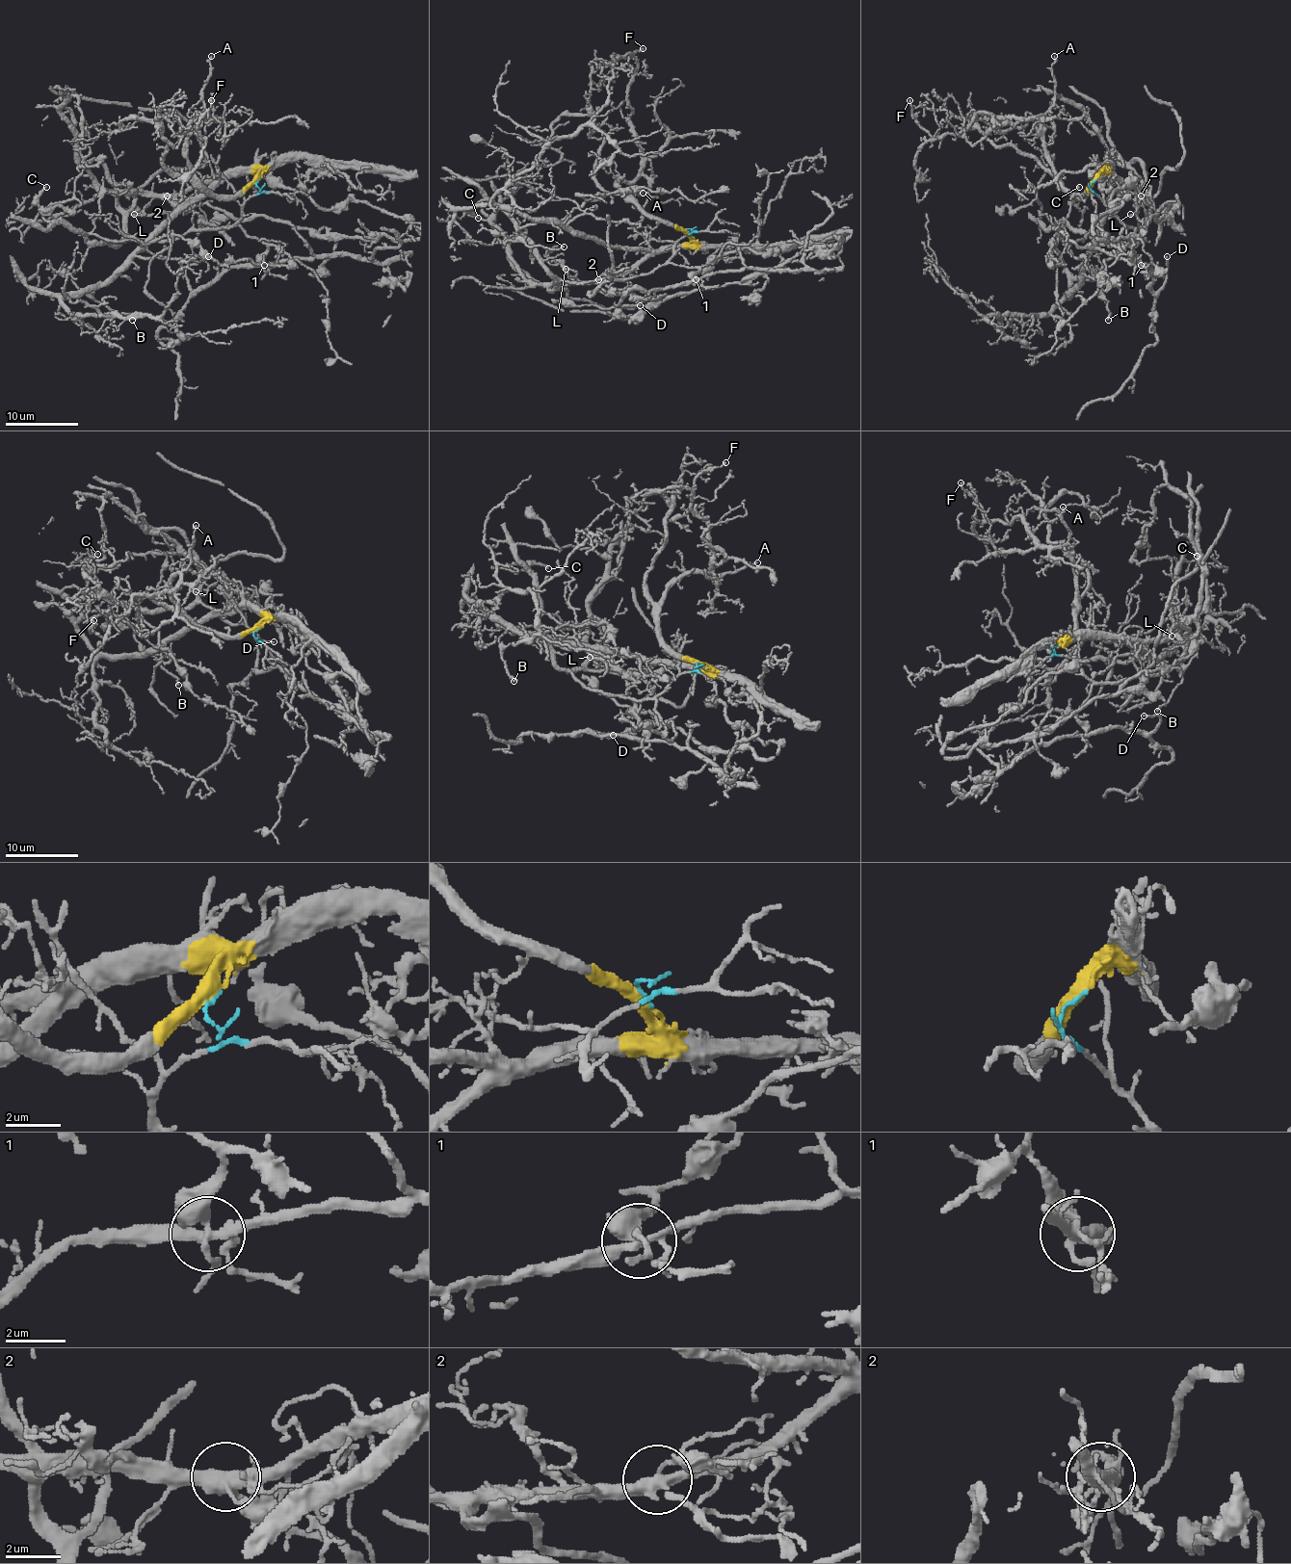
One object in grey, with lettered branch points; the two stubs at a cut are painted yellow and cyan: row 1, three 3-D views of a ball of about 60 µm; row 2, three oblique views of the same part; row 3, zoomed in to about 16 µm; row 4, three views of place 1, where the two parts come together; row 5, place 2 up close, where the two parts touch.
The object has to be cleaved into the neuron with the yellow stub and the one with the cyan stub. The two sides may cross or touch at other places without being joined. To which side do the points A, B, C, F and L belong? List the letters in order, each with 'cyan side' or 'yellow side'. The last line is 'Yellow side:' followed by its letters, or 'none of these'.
A: yellow side
B: cyan side
C: cyan side
F: yellow side
L: yellow side
Yellow side: A, F, L

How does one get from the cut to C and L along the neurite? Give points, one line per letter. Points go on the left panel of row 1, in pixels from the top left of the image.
C: (257, 181), (232, 224), (120, 245), (47, 221), (38, 195), (47, 186)
L: (257, 181), (257, 173), (214, 175), (179, 194), (153, 199), (144, 208), (144, 214), (133, 214)

